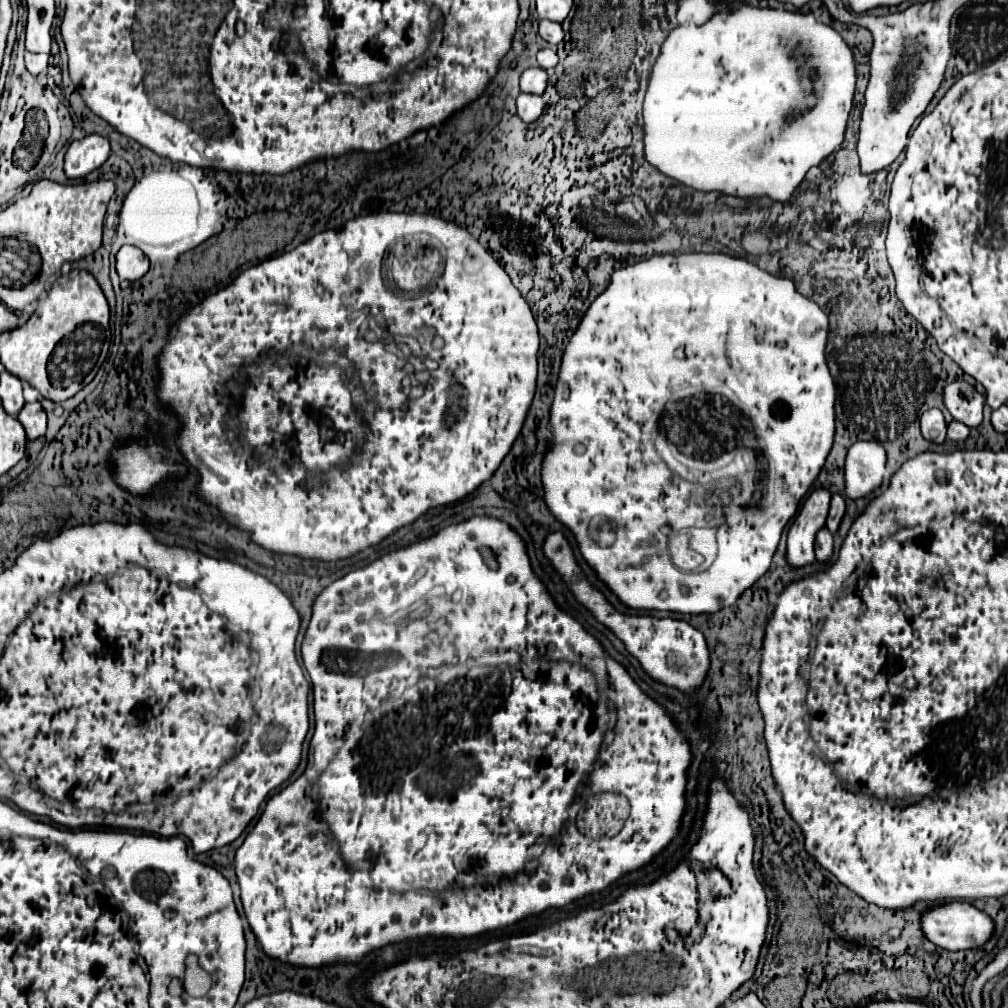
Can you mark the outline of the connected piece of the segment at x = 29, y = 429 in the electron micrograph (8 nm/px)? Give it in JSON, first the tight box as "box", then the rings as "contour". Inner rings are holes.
{"box":[18,401,46,439],"contour":[[[38,401],[26,403],[24,409],[18,413],[18,421],[26,429],[28,439],[38,439],[46,433],[46,413]]]}

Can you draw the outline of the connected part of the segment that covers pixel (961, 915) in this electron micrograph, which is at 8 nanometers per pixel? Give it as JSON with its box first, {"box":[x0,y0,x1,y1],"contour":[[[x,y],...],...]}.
{"box":[922,901,994,951],"contour":[[[952,901],[948,905],[940,905],[940,907],[926,911],[922,917],[922,931],[932,943],[936,943],[942,949],[966,951],[966,949],[982,947],[994,935],[994,921],[992,917],[988,917],[984,911],[976,909],[970,903]]]}

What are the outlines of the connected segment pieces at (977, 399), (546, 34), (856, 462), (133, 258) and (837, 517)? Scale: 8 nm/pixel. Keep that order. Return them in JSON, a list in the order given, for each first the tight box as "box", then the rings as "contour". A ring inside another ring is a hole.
[{"box":[944,381,984,427],"contour":[[[966,381],[946,385],[944,405],[956,421],[962,421],[968,427],[978,427],[982,423],[984,397]]]},{"box":[540,21,564,45],"contour":[[[540,21],[540,35],[544,41],[548,41],[550,45],[558,45],[564,39],[564,31],[560,23],[554,21]]]},{"box":[846,441,886,499],"contour":[[[858,441],[846,457],[846,495],[852,499],[874,491],[884,477],[886,451],[876,441]]]},{"box":[116,245,150,281],"contour":[[[124,245],[118,251],[118,255],[116,255],[116,271],[118,271],[120,279],[138,281],[140,277],[146,275],[148,269],[150,269],[150,261],[138,247]]]},{"box":[826,493,844,533],"contour":[[[832,493],[832,503],[830,503],[830,513],[828,513],[828,521],[826,521],[826,527],[836,533],[840,521],[842,521],[842,515],[844,515],[844,495],[842,493]]]}]

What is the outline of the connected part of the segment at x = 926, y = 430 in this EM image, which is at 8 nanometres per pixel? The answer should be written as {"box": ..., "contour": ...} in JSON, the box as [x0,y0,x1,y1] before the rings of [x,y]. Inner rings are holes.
{"box":[920,409,946,443],"contour":[[[928,409],[920,417],[922,437],[932,443],[942,443],[946,439],[946,421],[940,409]]]}

